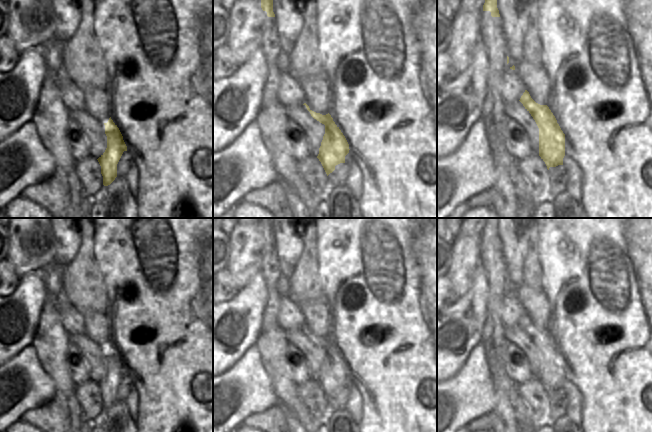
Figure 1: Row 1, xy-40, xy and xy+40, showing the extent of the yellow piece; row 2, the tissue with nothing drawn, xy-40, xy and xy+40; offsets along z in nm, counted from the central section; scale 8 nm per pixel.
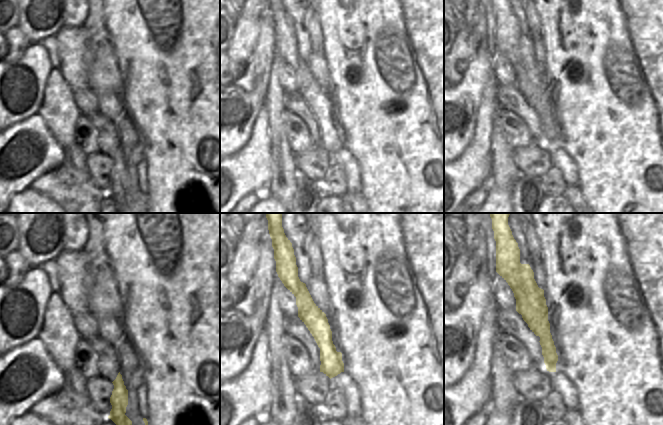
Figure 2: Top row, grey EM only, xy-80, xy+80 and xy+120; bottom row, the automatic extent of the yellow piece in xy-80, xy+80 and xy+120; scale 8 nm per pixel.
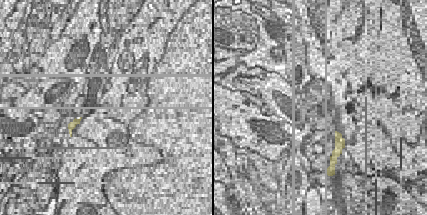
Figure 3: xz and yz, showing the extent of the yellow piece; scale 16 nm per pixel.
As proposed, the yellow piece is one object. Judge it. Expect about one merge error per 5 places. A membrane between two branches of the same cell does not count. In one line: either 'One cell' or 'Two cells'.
One cell.

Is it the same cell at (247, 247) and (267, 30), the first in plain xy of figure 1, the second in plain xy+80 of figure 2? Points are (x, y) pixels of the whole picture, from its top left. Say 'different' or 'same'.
different

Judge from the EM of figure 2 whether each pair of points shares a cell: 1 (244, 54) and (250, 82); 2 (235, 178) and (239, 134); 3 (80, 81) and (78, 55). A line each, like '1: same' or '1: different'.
1: different
2: different
3: same

